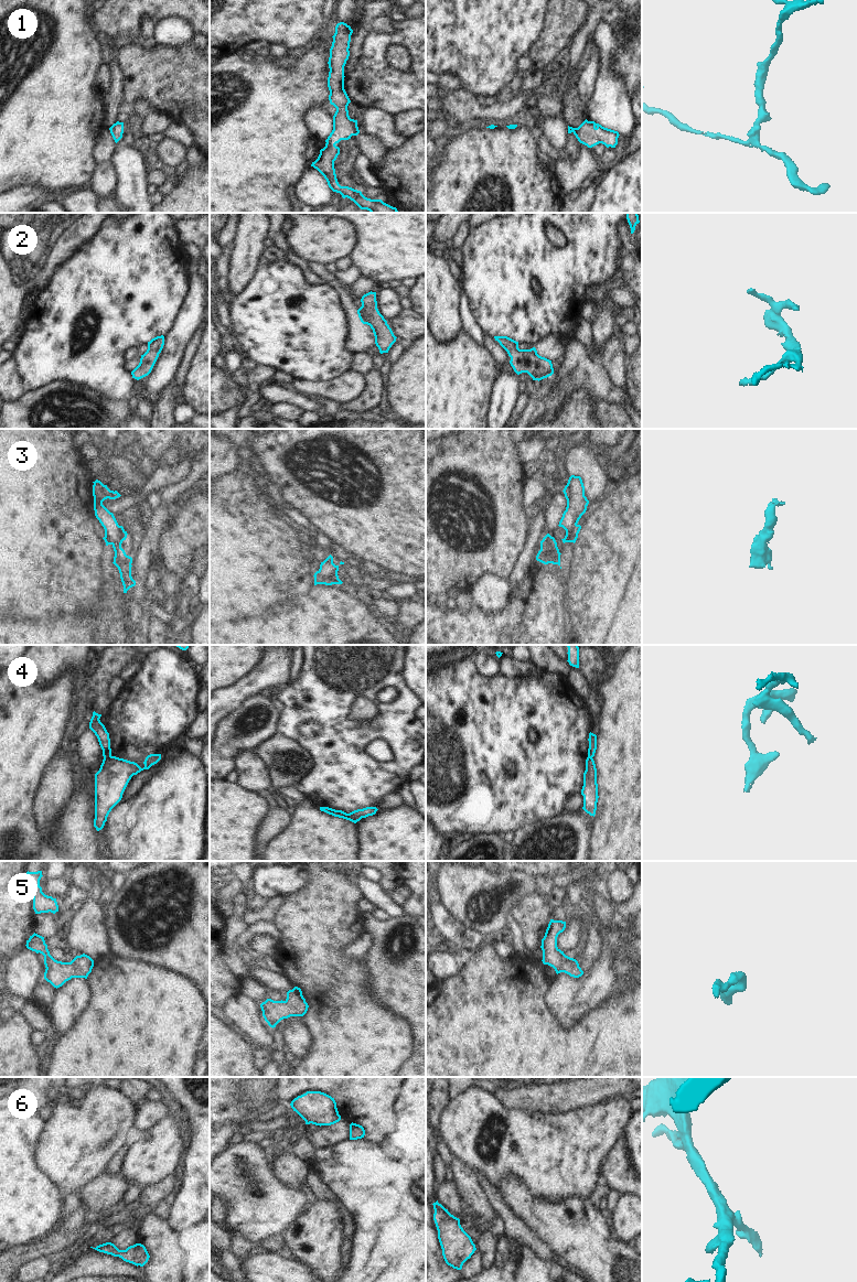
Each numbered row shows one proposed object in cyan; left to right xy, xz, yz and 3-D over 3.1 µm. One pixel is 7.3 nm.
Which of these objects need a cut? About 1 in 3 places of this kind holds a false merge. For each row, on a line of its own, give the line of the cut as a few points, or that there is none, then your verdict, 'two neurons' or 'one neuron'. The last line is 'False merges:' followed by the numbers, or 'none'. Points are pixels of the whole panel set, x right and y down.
1: cut none; one neuron
2: cut none; one neuron
3: cut none; one neuron
4: cut none; one neuron
5: cut none; one neuron
6: cut none; one neuron
False merges: none

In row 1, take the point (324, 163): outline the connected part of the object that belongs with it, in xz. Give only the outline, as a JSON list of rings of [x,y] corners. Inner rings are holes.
[[[344,22],[335,26],[335,33],[332,36],[333,42],[330,49],[329,57],[329,77],[328,87],[330,90],[330,104],[336,108],[333,116],[333,130],[325,140],[325,147],[320,150],[318,159],[311,166],[317,169],[326,180],[329,187],[340,193],[343,198],[353,201],[361,209],[367,209],[371,213],[399,213],[382,200],[371,200],[365,197],[361,191],[349,186],[341,186],[338,182],[334,161],[340,154],[340,148],[335,144],[341,140],[349,140],[352,136],[360,133],[357,120],[351,119],[347,106],[351,103],[344,89],[344,66],[350,56],[350,42],[353,30]]]

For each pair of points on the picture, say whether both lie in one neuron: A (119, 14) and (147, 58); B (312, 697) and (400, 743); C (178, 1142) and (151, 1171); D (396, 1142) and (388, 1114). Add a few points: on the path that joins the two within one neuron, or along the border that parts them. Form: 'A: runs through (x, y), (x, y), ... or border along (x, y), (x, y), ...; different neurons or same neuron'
A: border along (134, 40), (129, 43); different neurons
B: runs through (334, 719), (345, 730), (378, 730); same neuron
C: runs through (171, 1149), (156, 1164); same neuron
D: border along (396, 1107), (397, 1126), (381, 1144); different neurons

